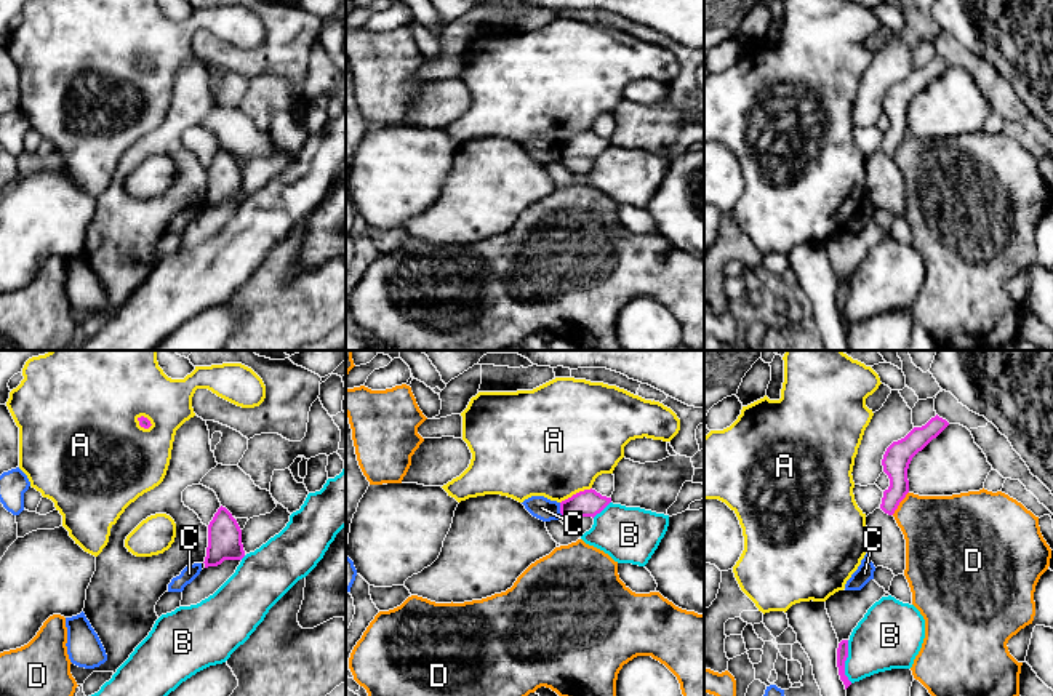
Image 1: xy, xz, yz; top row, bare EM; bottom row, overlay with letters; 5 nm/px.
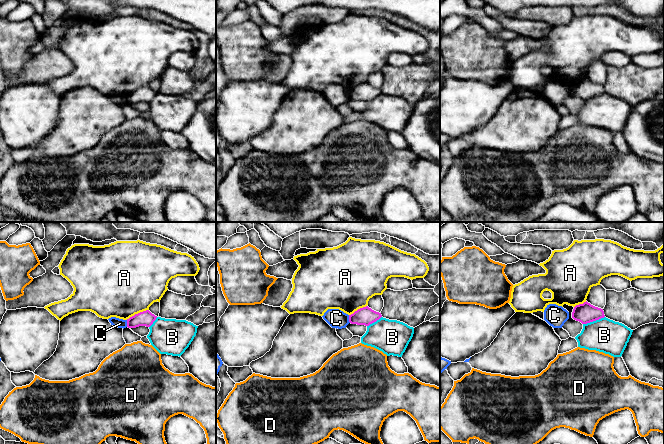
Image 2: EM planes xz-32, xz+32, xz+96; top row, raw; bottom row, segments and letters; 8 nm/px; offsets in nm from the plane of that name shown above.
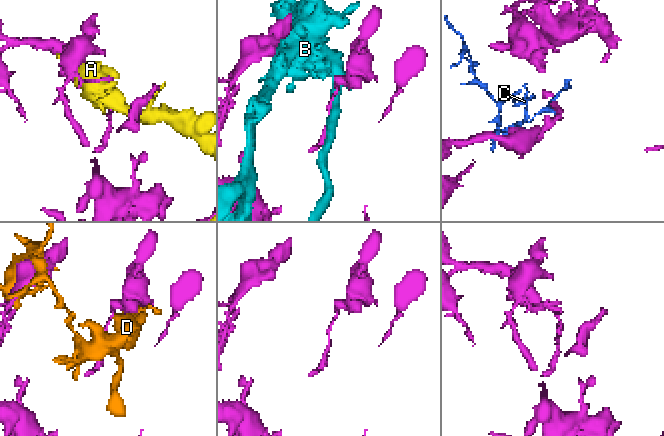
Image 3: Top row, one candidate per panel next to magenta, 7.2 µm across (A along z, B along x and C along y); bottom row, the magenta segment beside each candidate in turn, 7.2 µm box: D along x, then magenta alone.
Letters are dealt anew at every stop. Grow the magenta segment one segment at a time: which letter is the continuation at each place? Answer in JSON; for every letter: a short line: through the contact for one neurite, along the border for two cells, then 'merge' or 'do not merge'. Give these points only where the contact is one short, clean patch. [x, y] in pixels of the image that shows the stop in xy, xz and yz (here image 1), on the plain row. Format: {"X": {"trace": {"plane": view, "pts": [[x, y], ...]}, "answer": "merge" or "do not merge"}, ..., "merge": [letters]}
{"A": {"answer": "do not merge"}, "B": {"answer": "do not merge"}, "C": {"trace": {"plane": "xz", "pts": [[559, 144], [562, 156]]}, "answer": "do not merge"}, "D": {"answer": "do not merge"}, "merge": []}

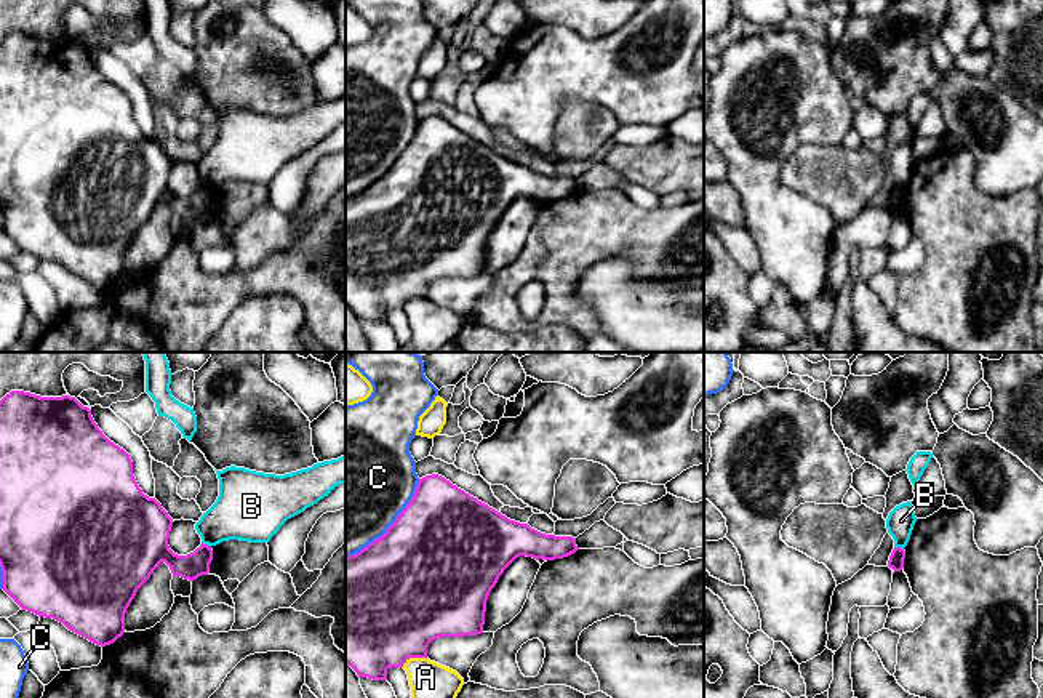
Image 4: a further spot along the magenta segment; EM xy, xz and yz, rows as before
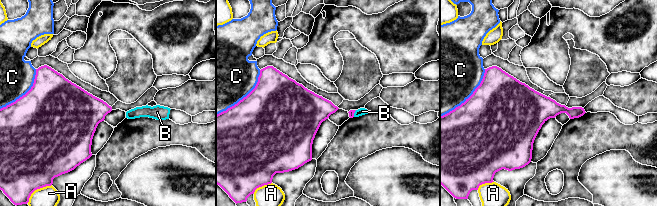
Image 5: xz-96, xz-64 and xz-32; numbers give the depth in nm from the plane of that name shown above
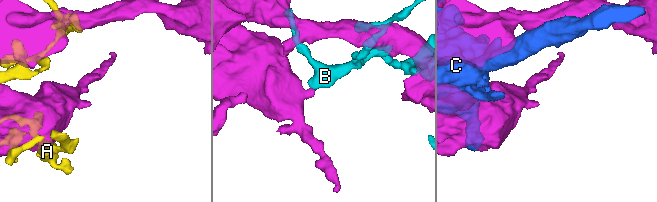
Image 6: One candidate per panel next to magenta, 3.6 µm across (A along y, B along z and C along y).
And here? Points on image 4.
{"A": {"answer": "do not merge"}, "B": {"trace": {"plane": "xy", "pts": [[202, 183], [210, 188]]}, "answer": "do not merge"}, "C": {"answer": "do not merge"}, "merge": []}

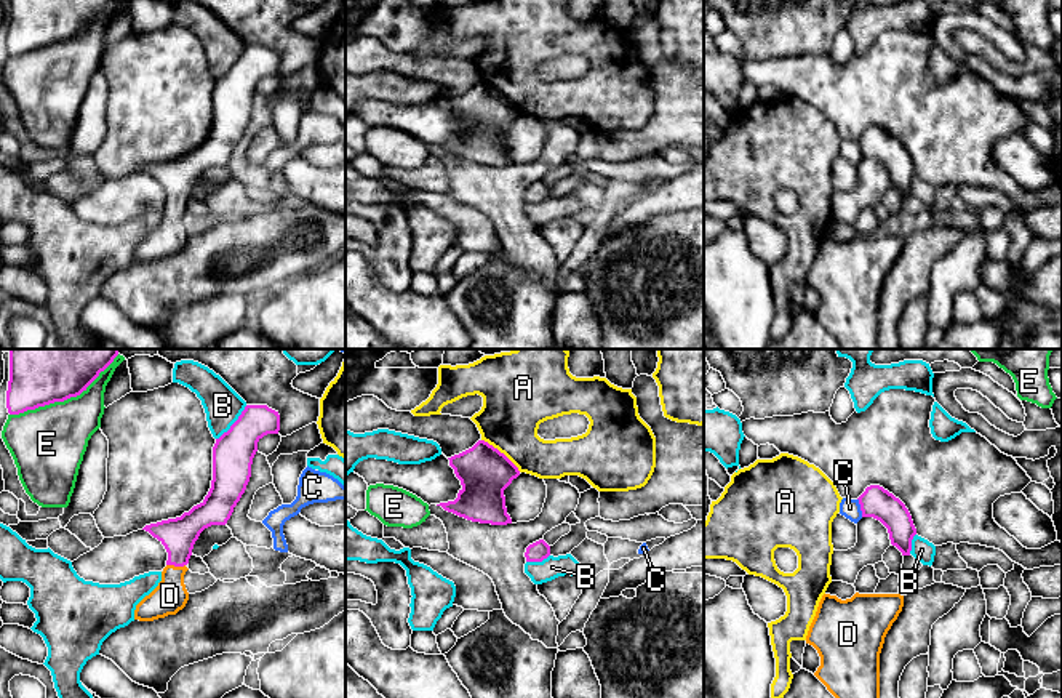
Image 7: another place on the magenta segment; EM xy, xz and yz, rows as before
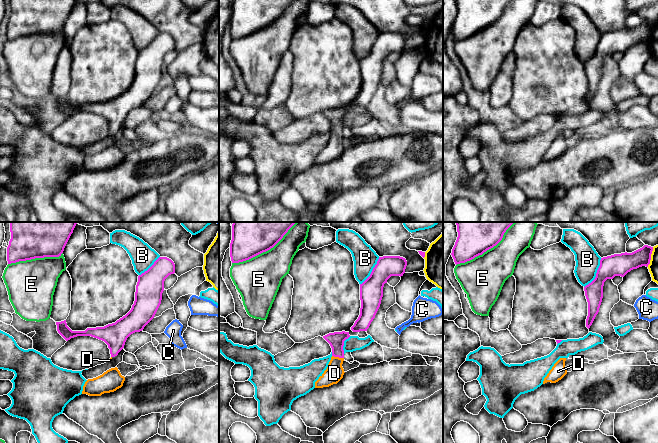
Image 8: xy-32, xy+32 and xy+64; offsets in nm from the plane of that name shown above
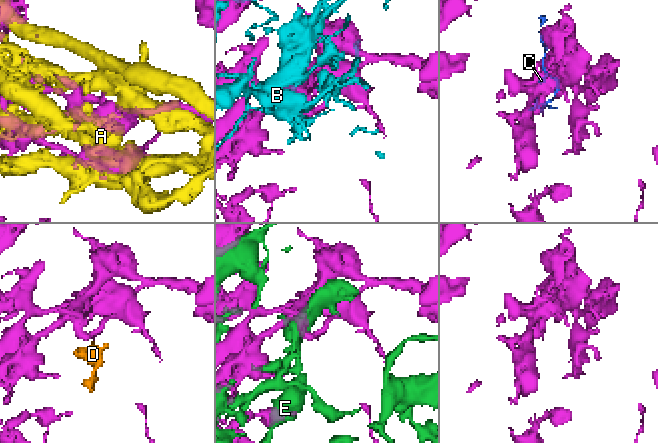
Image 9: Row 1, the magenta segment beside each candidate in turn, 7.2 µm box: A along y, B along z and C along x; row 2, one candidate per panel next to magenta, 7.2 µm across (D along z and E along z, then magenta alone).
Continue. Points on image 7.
{"A": {"answer": "do not merge"}, "B": {"answer": "do not merge"}, "C": {"answer": "do not merge"}, "D": {"trace": {"plane": "xy", "pts": [[178, 176], [176, 207], [170, 237]]}, "answer": "merge"}, "E": {"answer": "do not merge"}, "merge": ["D"]}

